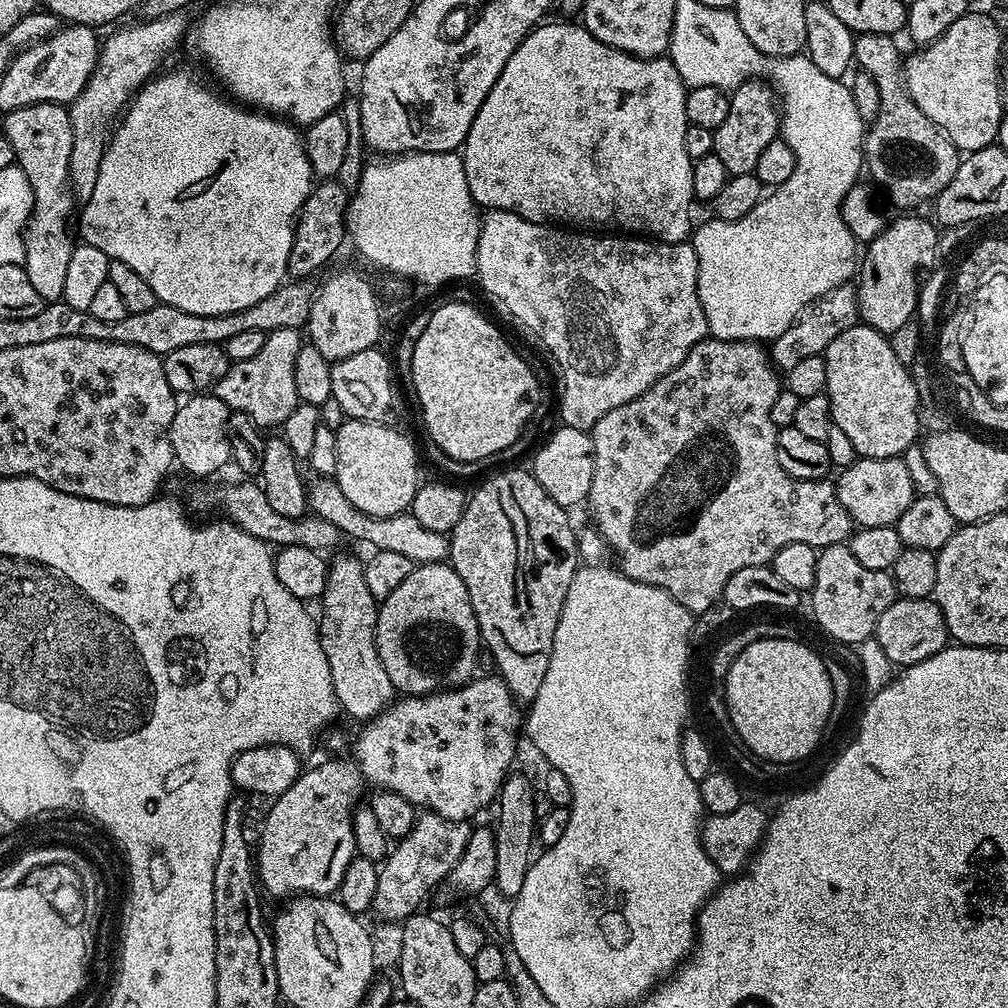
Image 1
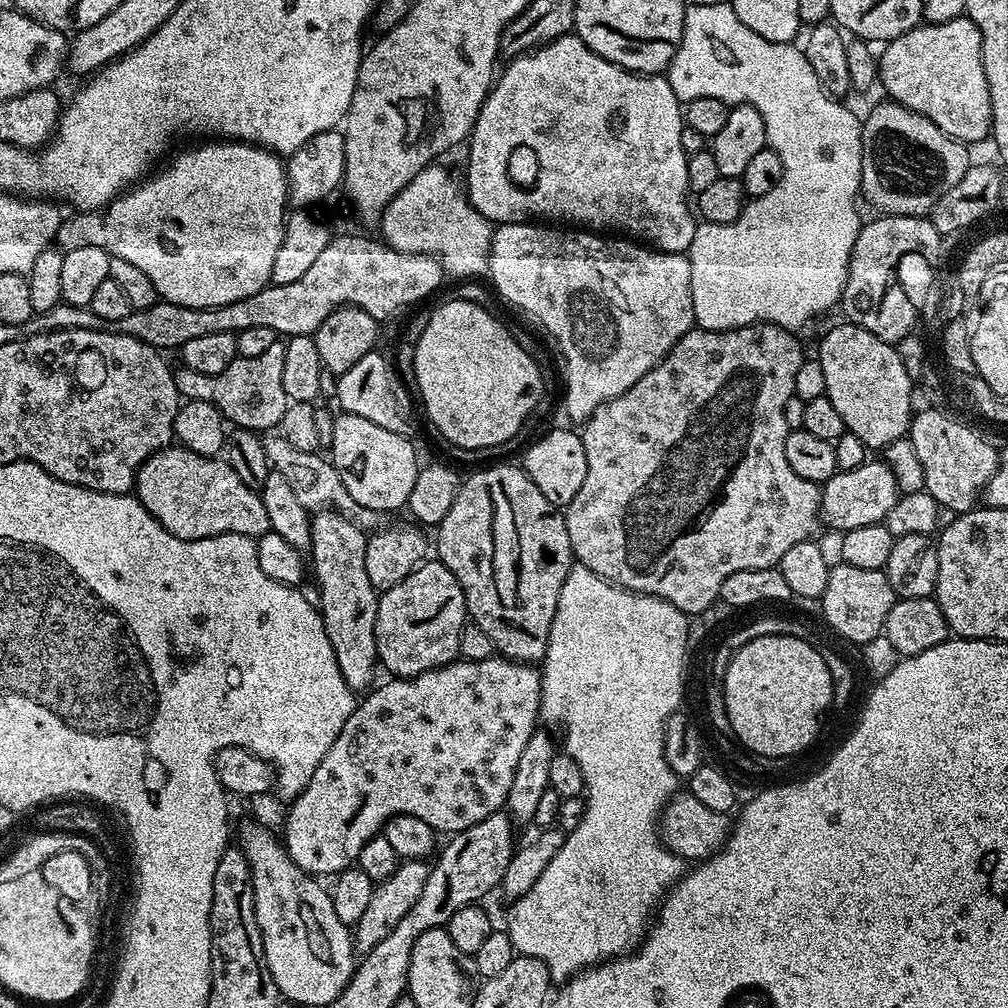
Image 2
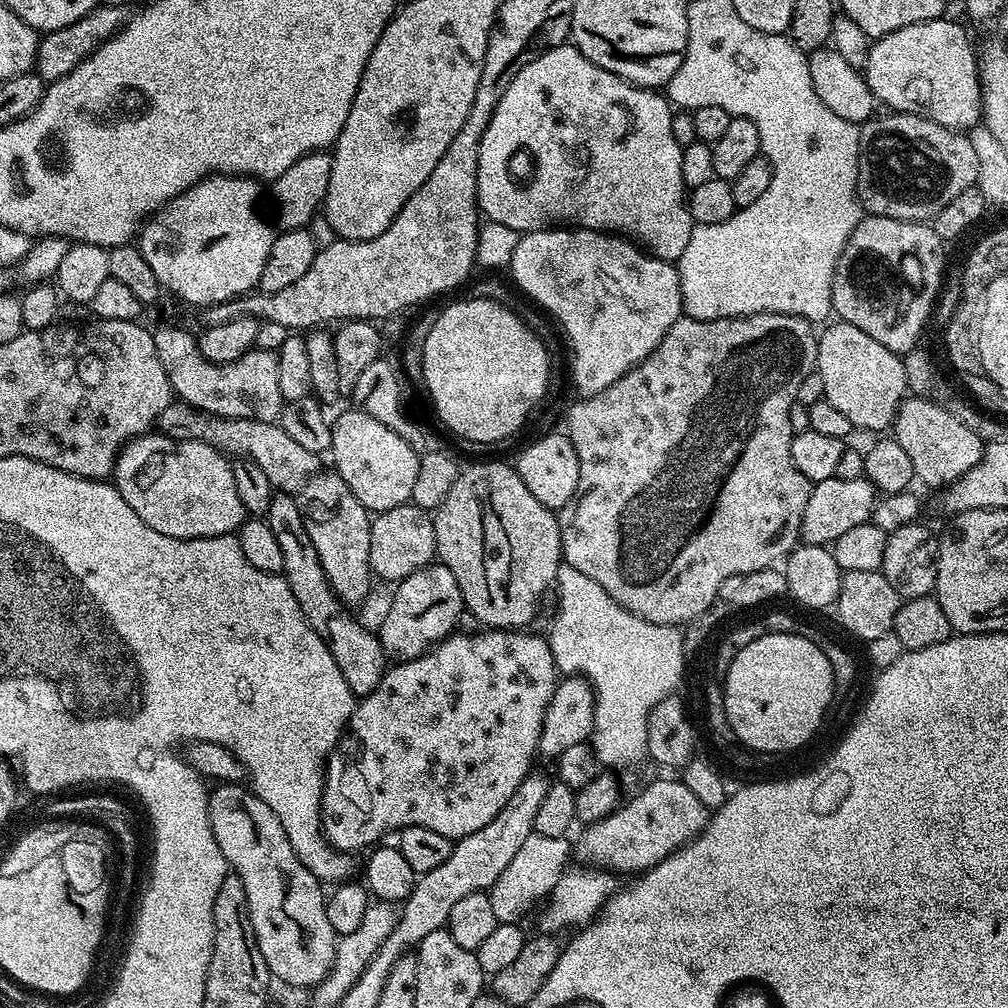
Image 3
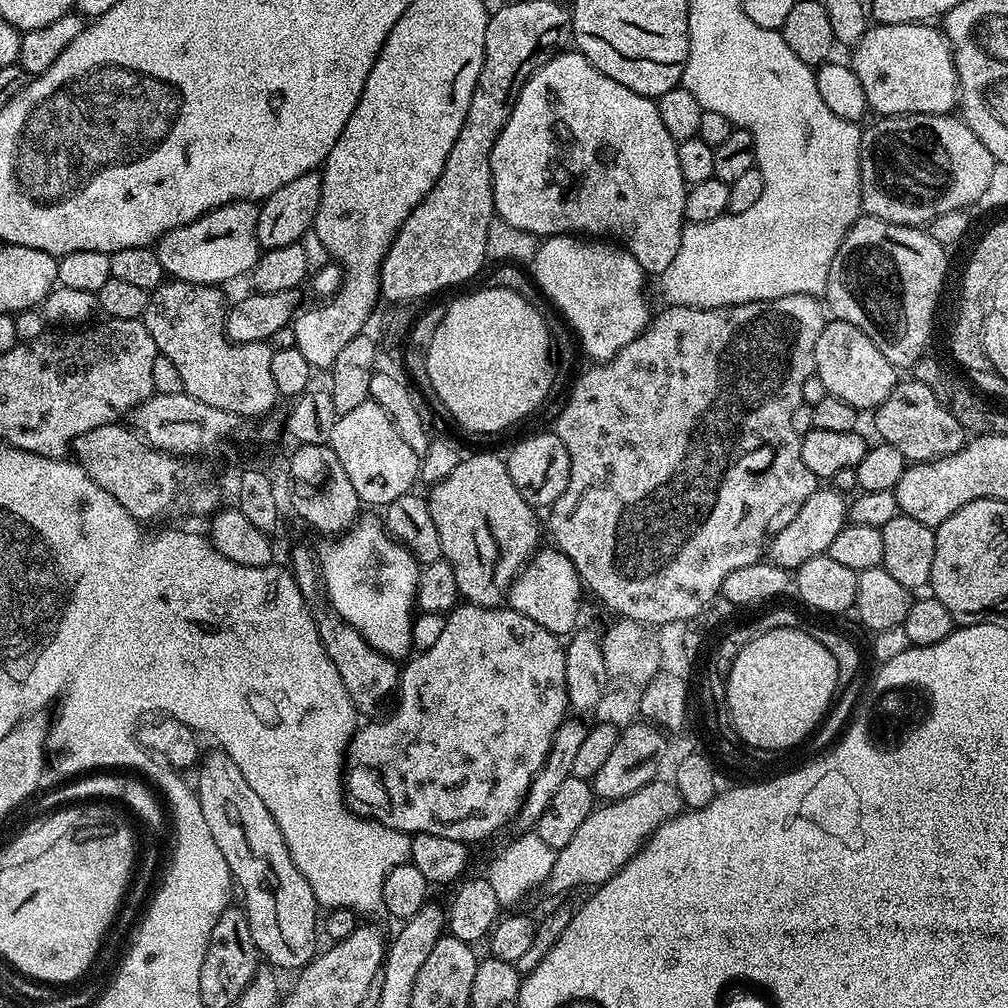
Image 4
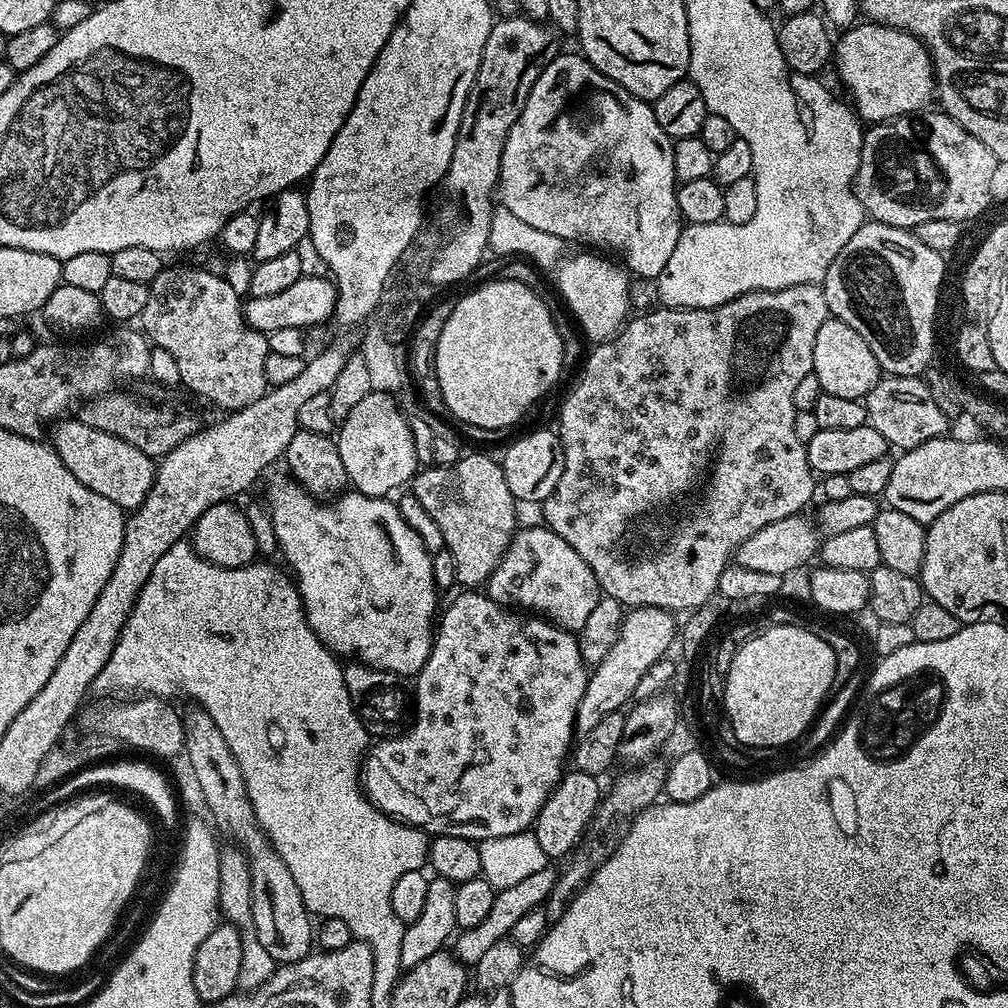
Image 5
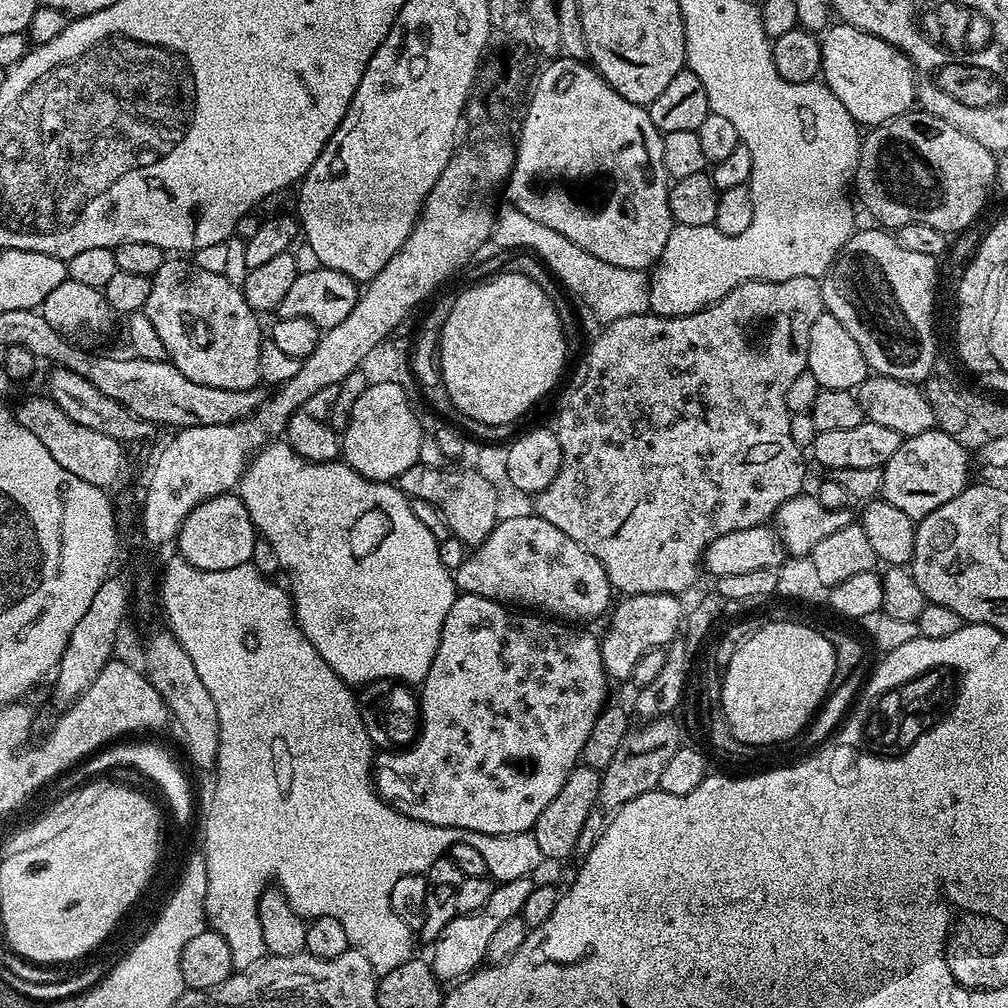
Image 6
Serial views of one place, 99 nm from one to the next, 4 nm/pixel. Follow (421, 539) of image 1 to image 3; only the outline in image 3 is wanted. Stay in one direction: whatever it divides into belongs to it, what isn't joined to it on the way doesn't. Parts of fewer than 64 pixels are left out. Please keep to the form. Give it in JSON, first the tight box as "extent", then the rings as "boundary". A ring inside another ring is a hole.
{"extent":[158,402,321,494],"boundary":[[[173,402],[166,406],[166,410],[162,410],[158,428],[163,435],[169,436],[171,440],[201,440],[207,444],[214,445],[218,451],[227,454],[229,457],[252,460],[257,466],[261,467],[266,474],[266,478],[270,478],[273,489],[279,490],[284,494],[299,493],[304,484],[312,476],[316,475],[321,467],[321,457],[317,453],[305,450],[303,446],[298,446],[298,442],[294,442],[294,438],[290,438],[290,434],[286,434],[286,430],[282,430],[279,423],[276,422],[235,420],[225,416],[211,416],[208,412],[199,412],[197,408],[191,408],[189,404]]]}

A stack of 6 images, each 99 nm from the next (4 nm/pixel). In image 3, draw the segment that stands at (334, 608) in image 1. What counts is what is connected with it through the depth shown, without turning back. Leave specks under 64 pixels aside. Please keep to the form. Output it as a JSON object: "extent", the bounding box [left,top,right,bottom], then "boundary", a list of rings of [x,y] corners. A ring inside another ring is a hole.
{"extent":[300,470,374,606],"boundary":[[[335,470],[324,471],[317,471],[300,489],[300,509],[306,522],[306,534],[310,534],[314,550],[318,550],[318,562],[322,562],[322,570],[326,570],[334,594],[346,606],[353,606],[367,598],[374,583],[372,567],[368,565],[372,516]]]}

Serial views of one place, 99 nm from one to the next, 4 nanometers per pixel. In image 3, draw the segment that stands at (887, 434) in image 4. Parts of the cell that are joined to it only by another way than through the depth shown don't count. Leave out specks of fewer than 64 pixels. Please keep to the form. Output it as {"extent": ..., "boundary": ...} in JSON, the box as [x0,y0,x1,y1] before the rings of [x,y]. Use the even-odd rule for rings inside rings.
{"extent":[890,395,985,489],"boundary":[[[909,395],[901,400],[890,432],[898,446],[906,450],[910,466],[914,466],[915,479],[928,488],[943,489],[978,463],[984,453],[985,441],[980,440],[970,426],[962,426],[942,405],[920,396]]]}

